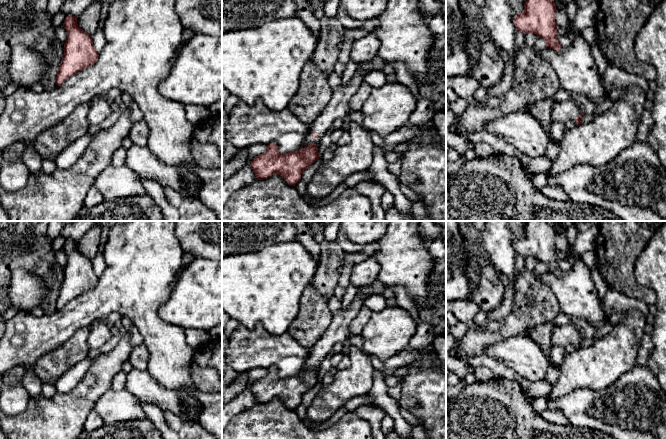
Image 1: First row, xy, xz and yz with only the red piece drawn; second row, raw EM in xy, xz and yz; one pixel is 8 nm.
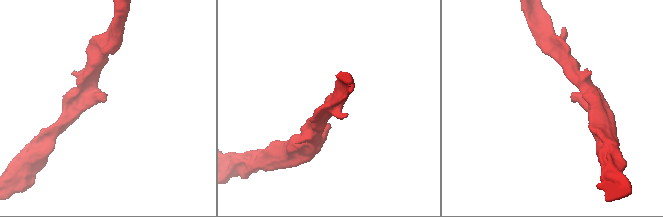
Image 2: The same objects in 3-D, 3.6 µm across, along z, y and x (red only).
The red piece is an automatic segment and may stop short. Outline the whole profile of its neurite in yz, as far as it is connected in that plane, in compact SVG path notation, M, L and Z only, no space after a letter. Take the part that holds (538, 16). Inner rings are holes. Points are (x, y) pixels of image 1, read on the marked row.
M525 0L523 11L514 18L516 30L524 34L534 33L546 40L545 46L560 51L556 12L554 0Z

